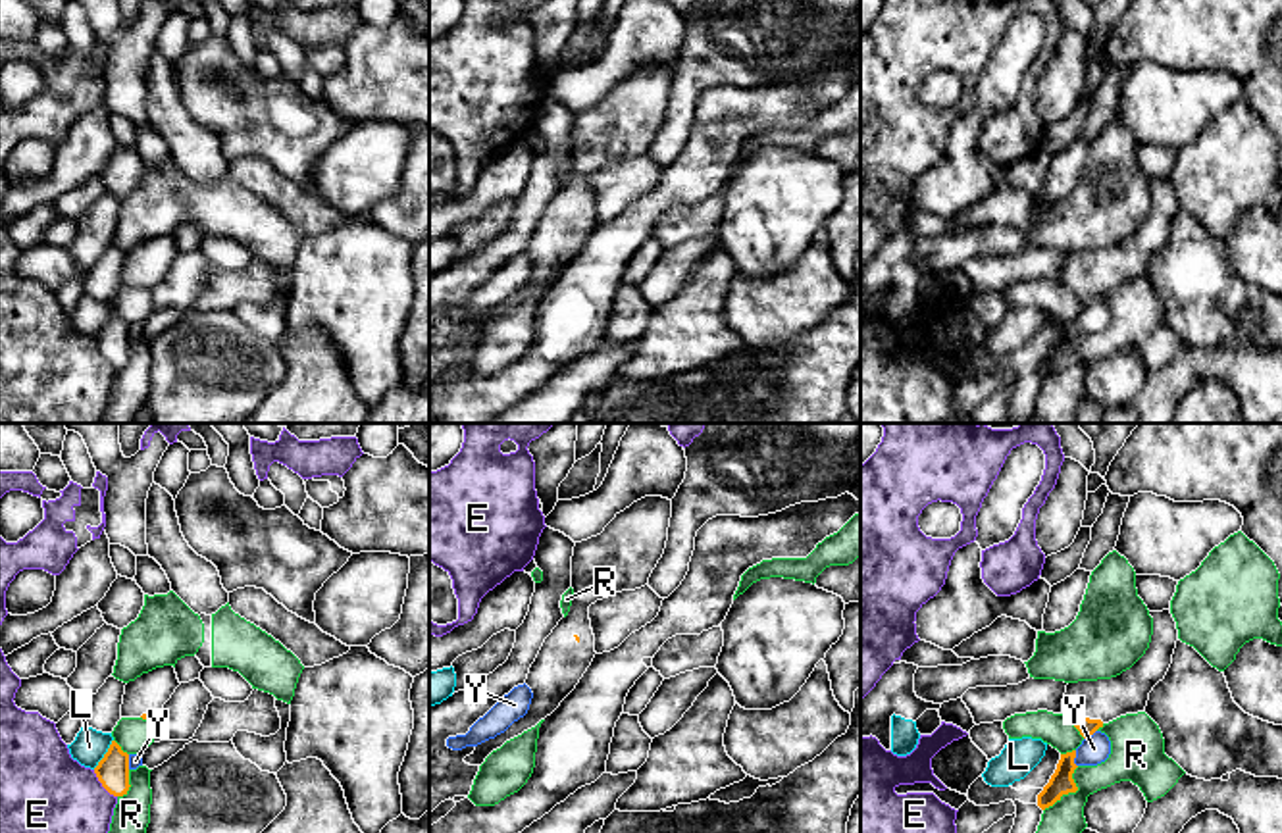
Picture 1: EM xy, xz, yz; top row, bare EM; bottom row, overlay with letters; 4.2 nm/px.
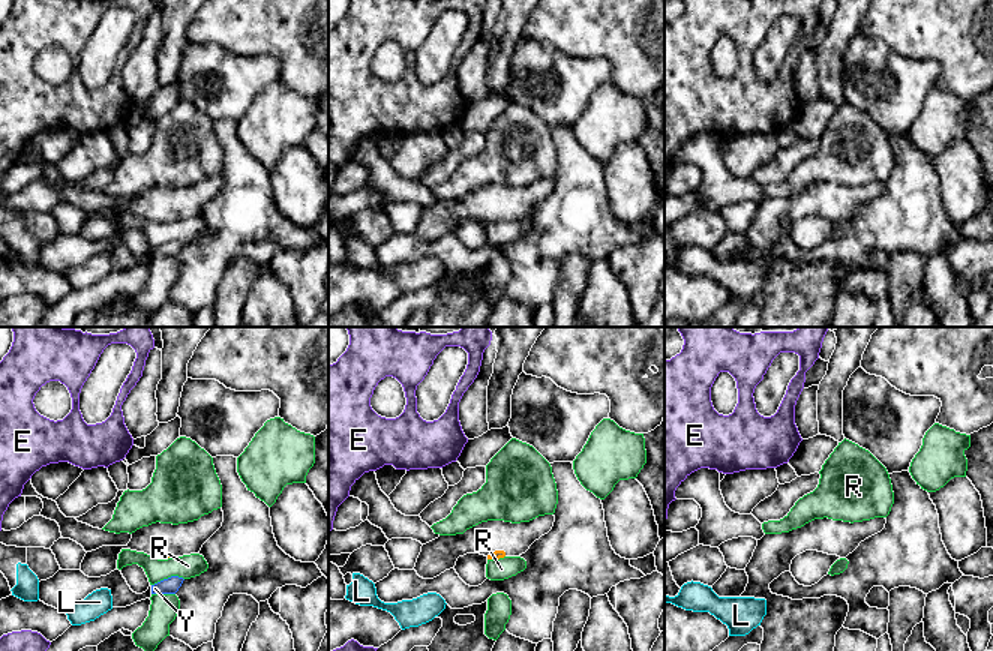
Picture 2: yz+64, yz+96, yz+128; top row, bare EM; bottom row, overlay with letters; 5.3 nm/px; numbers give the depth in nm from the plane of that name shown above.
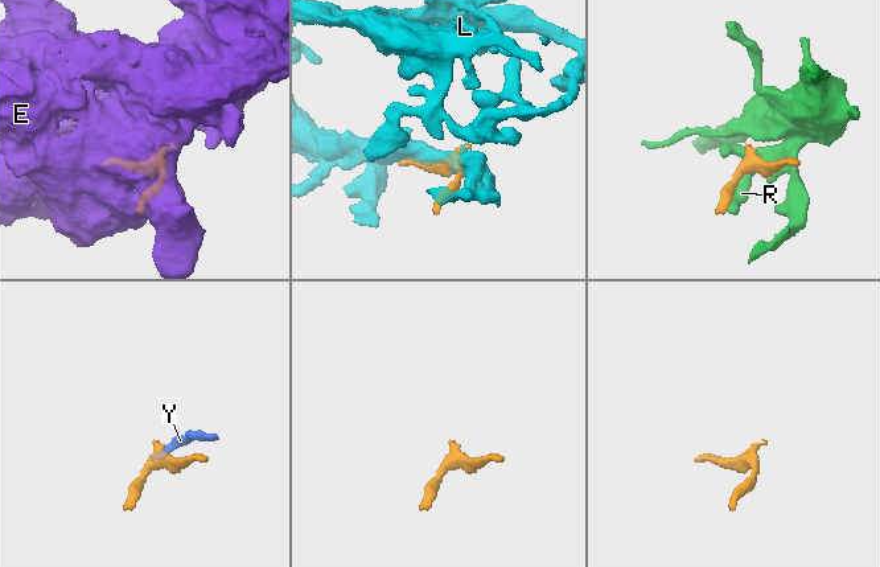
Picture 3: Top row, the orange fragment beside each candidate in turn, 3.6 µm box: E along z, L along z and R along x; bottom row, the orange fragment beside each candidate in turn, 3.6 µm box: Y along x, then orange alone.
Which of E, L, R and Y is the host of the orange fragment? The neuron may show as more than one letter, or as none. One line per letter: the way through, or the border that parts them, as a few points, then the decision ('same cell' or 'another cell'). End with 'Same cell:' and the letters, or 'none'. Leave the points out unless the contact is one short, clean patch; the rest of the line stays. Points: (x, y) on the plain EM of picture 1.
E: another cell
L: another cell
R: another cell
Y: along yz (1075, 320), (1076, 335) | another cell
Same cell: none

